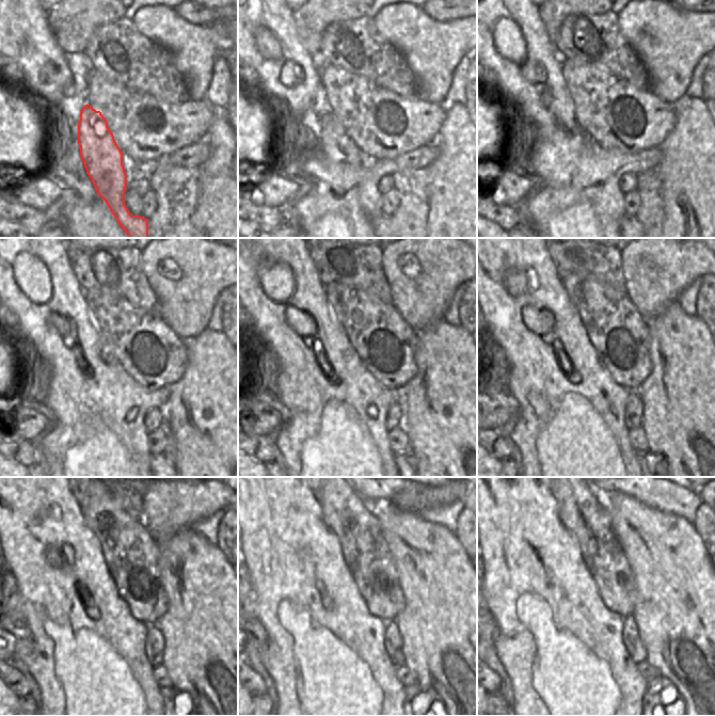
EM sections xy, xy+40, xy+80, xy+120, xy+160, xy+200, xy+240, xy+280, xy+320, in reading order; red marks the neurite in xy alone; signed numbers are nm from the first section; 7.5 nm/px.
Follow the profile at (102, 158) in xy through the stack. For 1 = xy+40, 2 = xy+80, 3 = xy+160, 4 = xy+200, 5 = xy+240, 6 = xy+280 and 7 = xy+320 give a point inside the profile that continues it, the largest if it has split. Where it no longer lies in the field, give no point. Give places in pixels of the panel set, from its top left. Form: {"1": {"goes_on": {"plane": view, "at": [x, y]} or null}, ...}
{"1": {"goes_on": {"plane": "xy+40", "at": [334, 143]}}, "2": {"goes_on": {"plane": "xy+80", "at": [623, 216]}}, "3": {"goes_on": {"plane": "xy+160", "at": [401, 455]}}, "4": {"goes_on": {"plane": "xy+200", "at": [642, 455]}}, "5": {"goes_on": {"plane": "xy+240", "at": [169, 693]}}, "6": {"goes_on": {"plane": "xy+280", "at": [412, 694]}}, "7": {"goes_on": {"plane": "xy+320", "at": [660, 694]}}}

